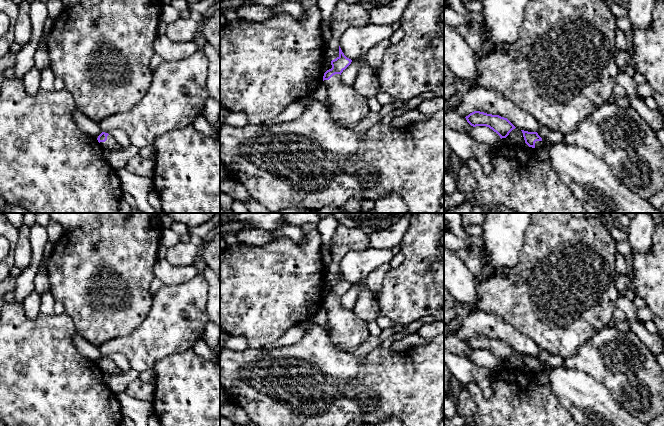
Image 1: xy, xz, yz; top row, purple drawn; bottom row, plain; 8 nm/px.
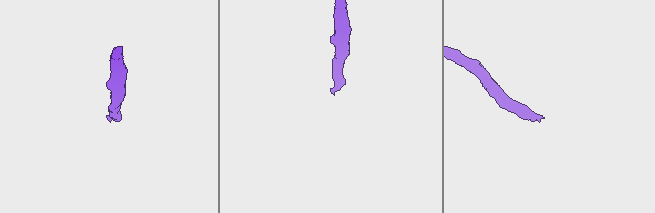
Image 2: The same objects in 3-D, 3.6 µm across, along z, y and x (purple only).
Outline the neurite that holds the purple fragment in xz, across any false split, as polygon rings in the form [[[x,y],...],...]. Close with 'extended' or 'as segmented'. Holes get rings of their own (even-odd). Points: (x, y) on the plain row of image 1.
[[[339,270],[339,280],[331,285],[332,292],[323,300],[327,311],[331,344],[337,349],[354,353],[368,339],[370,333],[366,322],[358,319],[352,310],[342,307],[341,297],[351,288]]]; extended

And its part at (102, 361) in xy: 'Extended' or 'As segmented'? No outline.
Extended

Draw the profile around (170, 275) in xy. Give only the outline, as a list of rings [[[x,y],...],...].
[[[164,258],[158,259],[154,265],[153,274],[163,285],[177,286],[189,282],[198,272],[196,265],[174,266]]]

